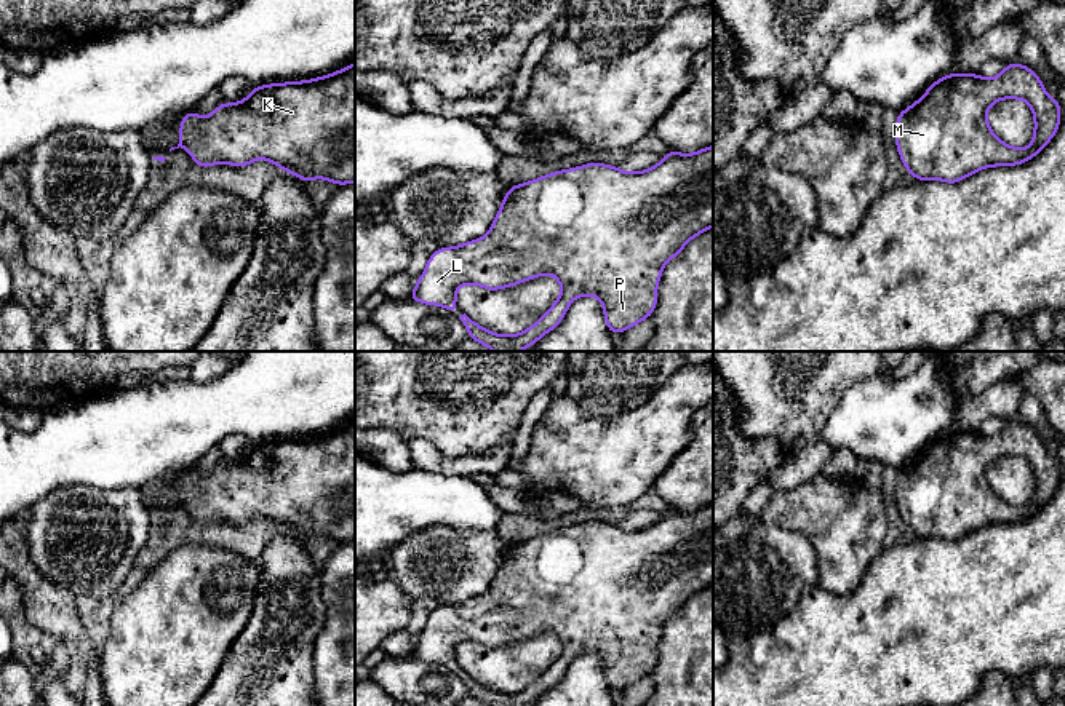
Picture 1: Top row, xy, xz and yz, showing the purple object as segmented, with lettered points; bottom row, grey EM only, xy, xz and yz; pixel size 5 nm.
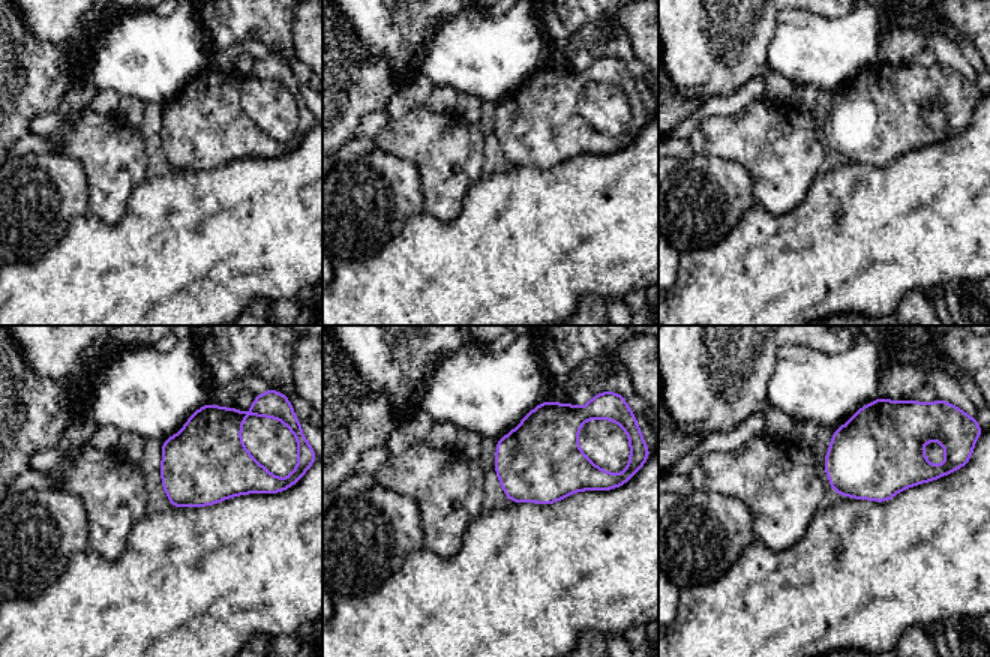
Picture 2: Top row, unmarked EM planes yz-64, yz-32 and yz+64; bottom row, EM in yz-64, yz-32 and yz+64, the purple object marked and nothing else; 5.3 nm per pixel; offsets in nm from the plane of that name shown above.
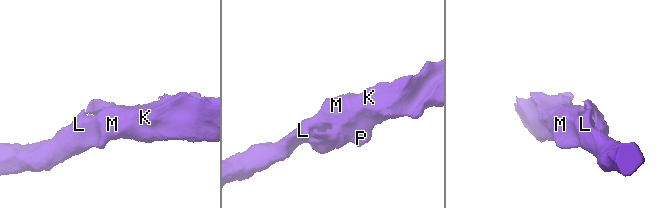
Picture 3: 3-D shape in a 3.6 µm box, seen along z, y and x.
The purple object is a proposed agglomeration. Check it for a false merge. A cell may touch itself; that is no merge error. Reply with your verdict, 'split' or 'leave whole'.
leave whole

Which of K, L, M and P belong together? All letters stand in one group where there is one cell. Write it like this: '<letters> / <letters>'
K L M P

